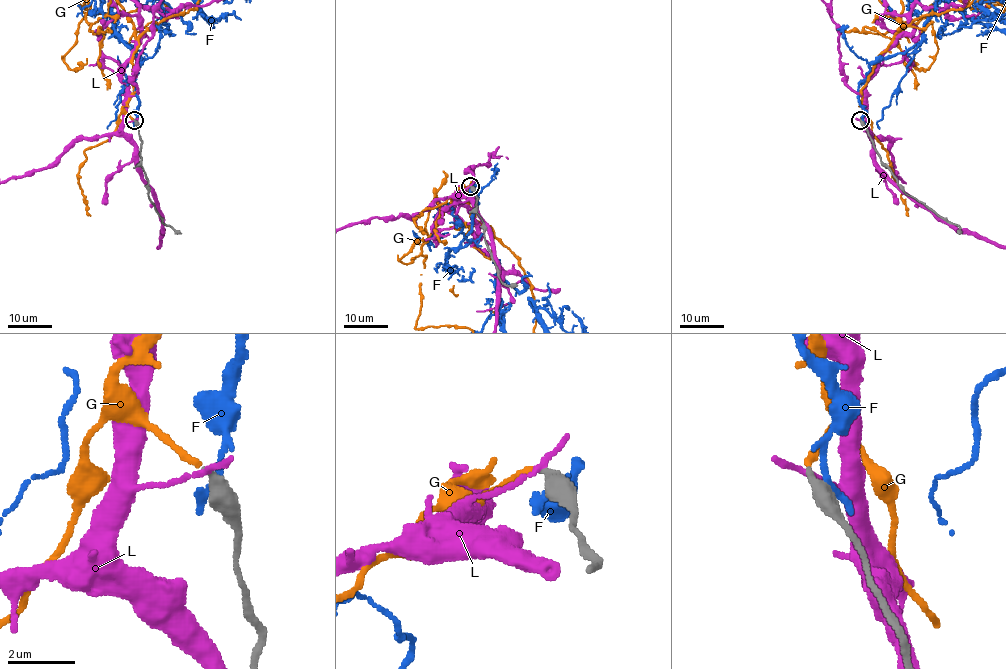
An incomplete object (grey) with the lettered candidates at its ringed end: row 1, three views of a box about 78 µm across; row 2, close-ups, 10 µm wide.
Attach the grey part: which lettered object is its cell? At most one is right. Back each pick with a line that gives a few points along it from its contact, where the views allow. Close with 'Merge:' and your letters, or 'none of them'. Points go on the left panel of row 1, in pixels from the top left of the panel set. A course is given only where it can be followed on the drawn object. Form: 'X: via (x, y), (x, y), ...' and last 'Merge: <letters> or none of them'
Merge: G

